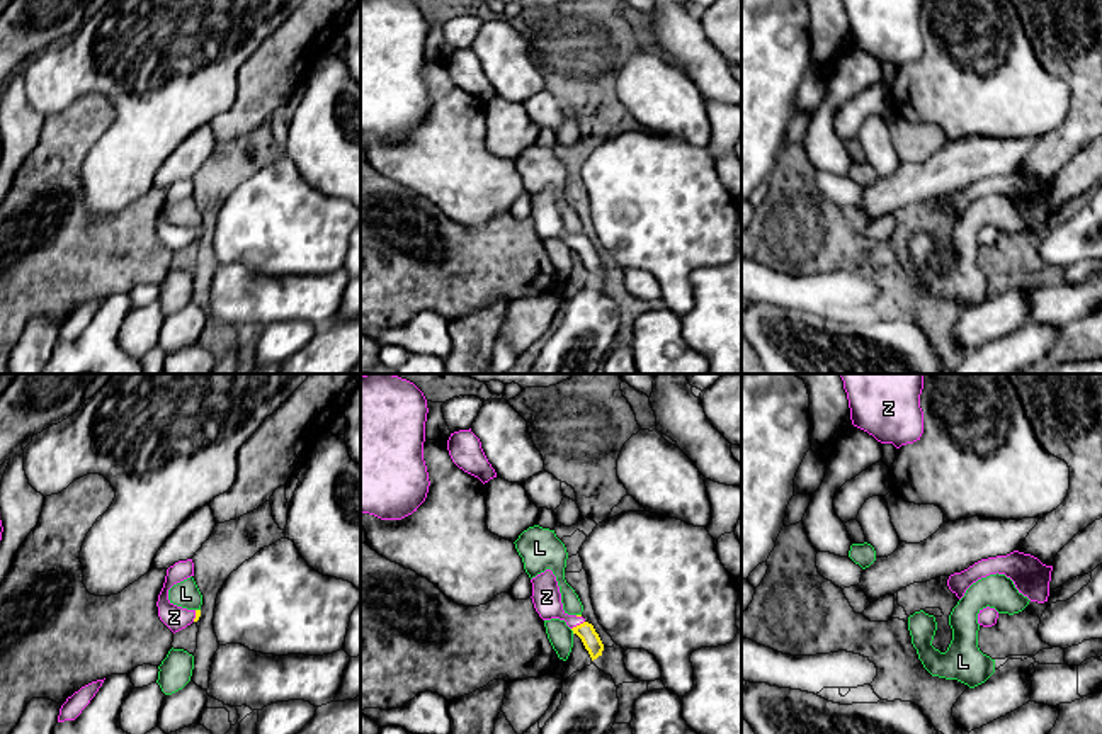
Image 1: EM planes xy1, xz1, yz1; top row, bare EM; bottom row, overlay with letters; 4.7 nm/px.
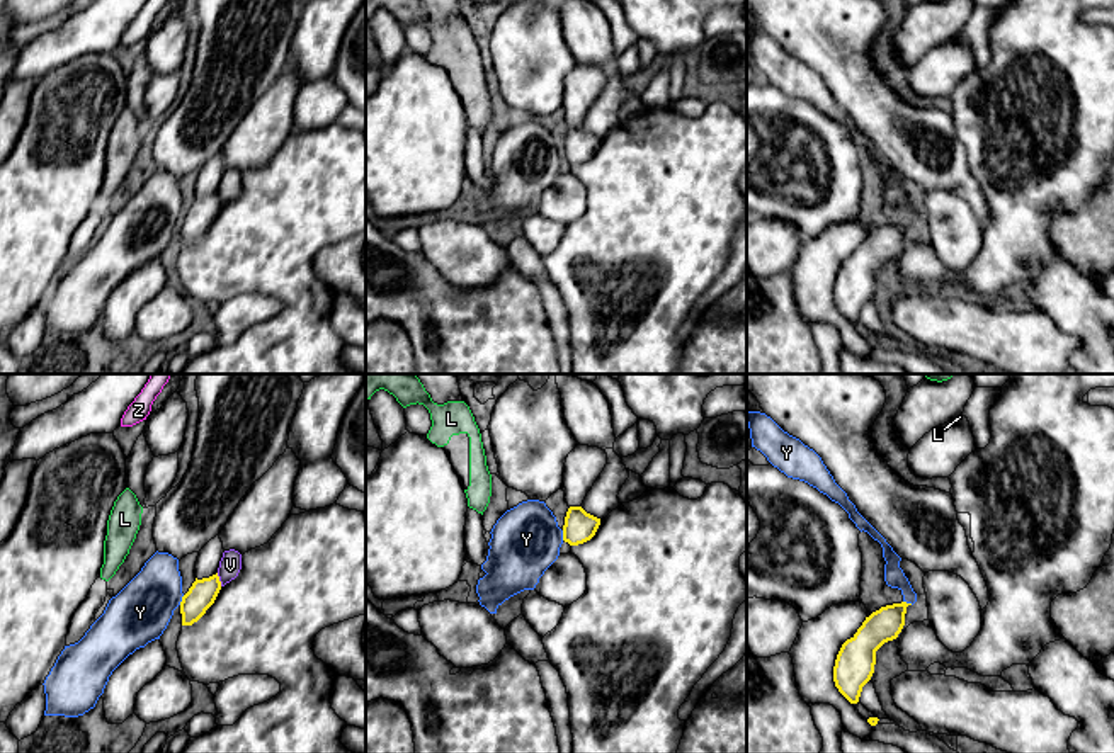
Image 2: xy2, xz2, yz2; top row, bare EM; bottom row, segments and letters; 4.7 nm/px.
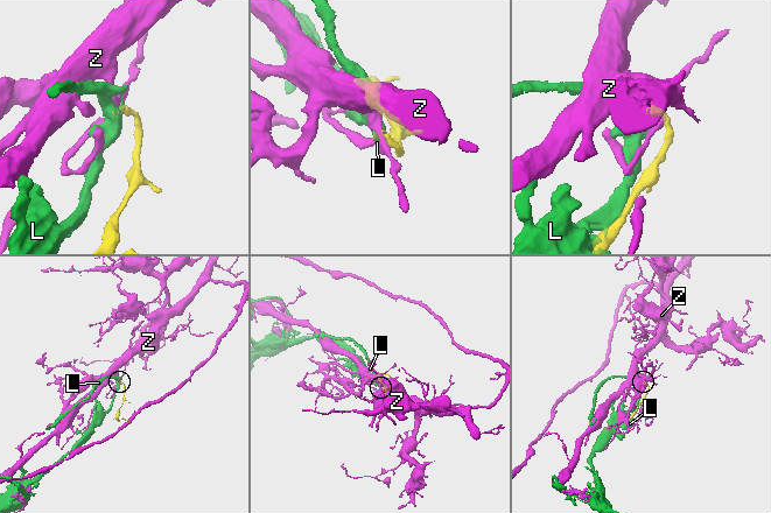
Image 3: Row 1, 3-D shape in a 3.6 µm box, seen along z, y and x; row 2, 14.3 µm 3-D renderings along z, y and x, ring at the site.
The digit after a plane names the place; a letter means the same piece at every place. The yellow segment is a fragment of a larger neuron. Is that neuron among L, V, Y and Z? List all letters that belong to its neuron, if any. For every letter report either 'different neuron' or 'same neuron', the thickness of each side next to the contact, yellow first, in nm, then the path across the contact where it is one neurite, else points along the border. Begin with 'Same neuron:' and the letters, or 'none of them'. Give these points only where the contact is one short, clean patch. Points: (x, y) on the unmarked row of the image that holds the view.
Same neuron: V
L: different neuron | 90/120 nm | along xz1 (570, 248), (573, 252)
V: same neuron | 140/110 nm
Y: different neuron | 140/280 nm | along xy2 (184, 215), (179, 223)
Z: different neuron | 90/140 nm

